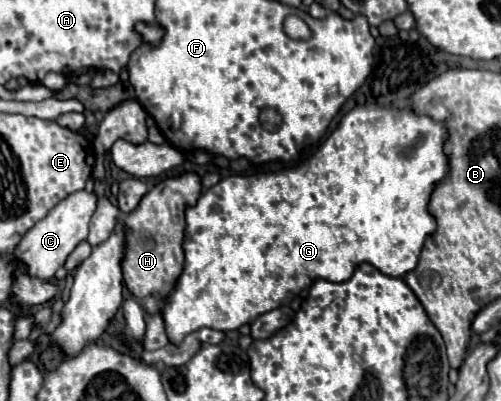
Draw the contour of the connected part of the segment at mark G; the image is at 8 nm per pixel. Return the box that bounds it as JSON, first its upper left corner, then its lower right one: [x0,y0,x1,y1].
[163,103,449,343]

